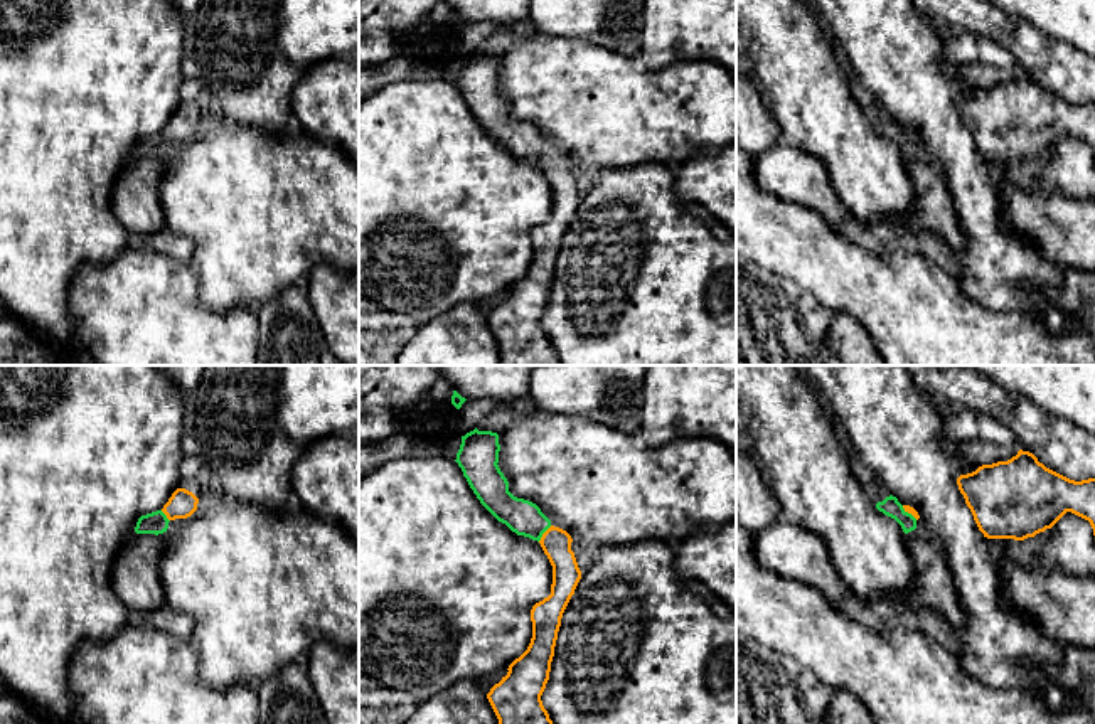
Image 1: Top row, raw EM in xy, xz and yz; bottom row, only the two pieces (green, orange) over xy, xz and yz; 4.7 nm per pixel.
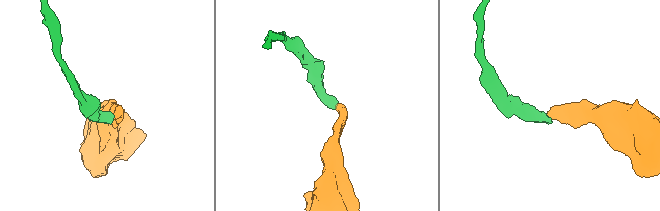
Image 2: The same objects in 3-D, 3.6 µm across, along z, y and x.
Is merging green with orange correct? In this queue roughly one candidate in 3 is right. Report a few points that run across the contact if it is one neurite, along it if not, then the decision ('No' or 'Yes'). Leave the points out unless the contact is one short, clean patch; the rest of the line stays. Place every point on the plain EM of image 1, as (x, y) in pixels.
Line: xz (523, 140), (543, 155), (556, 165). Yes

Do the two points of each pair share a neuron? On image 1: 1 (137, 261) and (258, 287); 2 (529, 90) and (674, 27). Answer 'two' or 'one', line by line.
1: two
2: two

